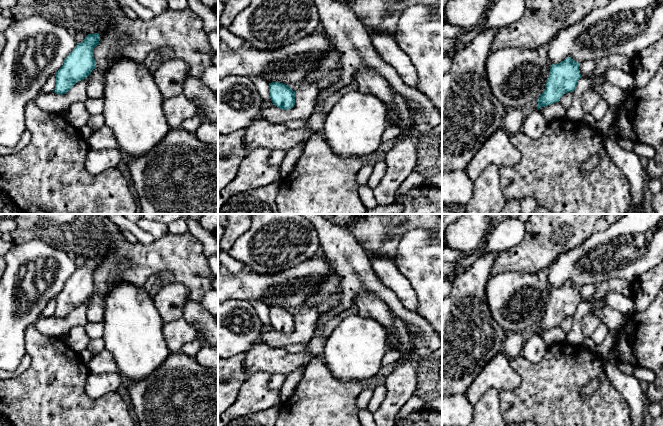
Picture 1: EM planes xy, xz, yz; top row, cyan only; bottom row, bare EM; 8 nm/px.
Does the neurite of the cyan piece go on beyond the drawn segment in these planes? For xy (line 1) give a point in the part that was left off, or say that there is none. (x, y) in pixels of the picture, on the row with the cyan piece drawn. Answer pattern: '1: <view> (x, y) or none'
1: none

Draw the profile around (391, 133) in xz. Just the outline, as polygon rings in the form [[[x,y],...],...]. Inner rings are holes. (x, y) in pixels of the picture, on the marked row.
[[[387,126],[383,135],[382,135],[382,142],[386,141],[394,141],[397,139],[402,132],[402,129],[396,126]]]

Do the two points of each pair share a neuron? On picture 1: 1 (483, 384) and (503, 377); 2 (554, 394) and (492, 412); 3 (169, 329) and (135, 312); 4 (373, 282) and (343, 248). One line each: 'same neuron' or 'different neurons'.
1: same neuron
2: different neurons
3: different neurons
4: same neuron

